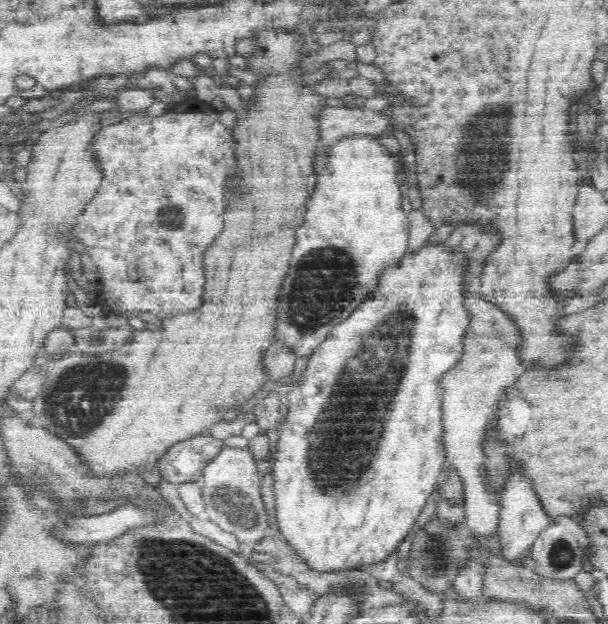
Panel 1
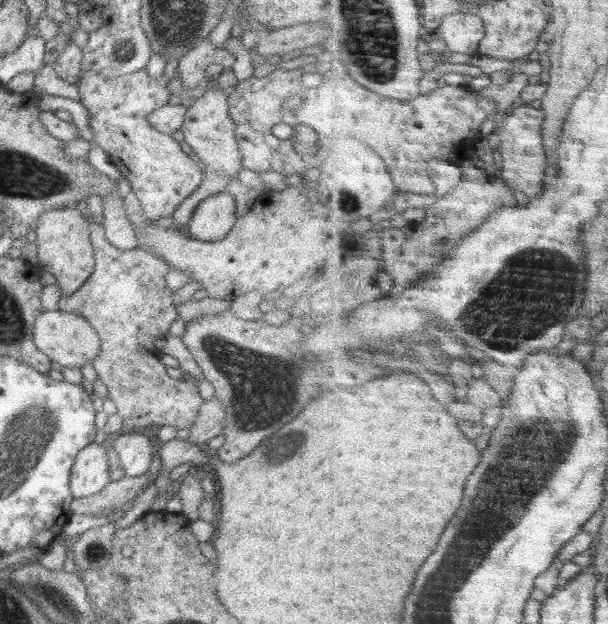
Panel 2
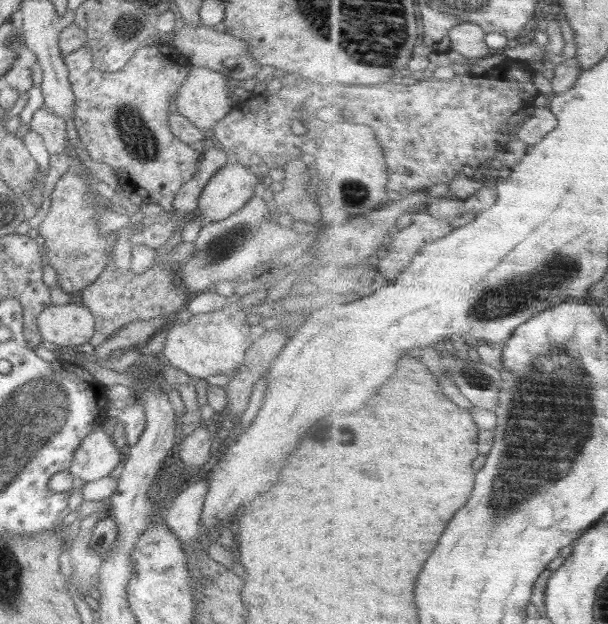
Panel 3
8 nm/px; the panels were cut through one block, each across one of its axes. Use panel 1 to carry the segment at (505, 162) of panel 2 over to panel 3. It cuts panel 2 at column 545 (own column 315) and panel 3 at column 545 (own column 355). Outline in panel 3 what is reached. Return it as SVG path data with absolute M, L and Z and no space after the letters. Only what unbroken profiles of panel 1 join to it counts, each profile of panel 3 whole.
M548 106L536 108L534 115L520 123L515 138L528 145L528 149L540 144L559 125L559 118Z

